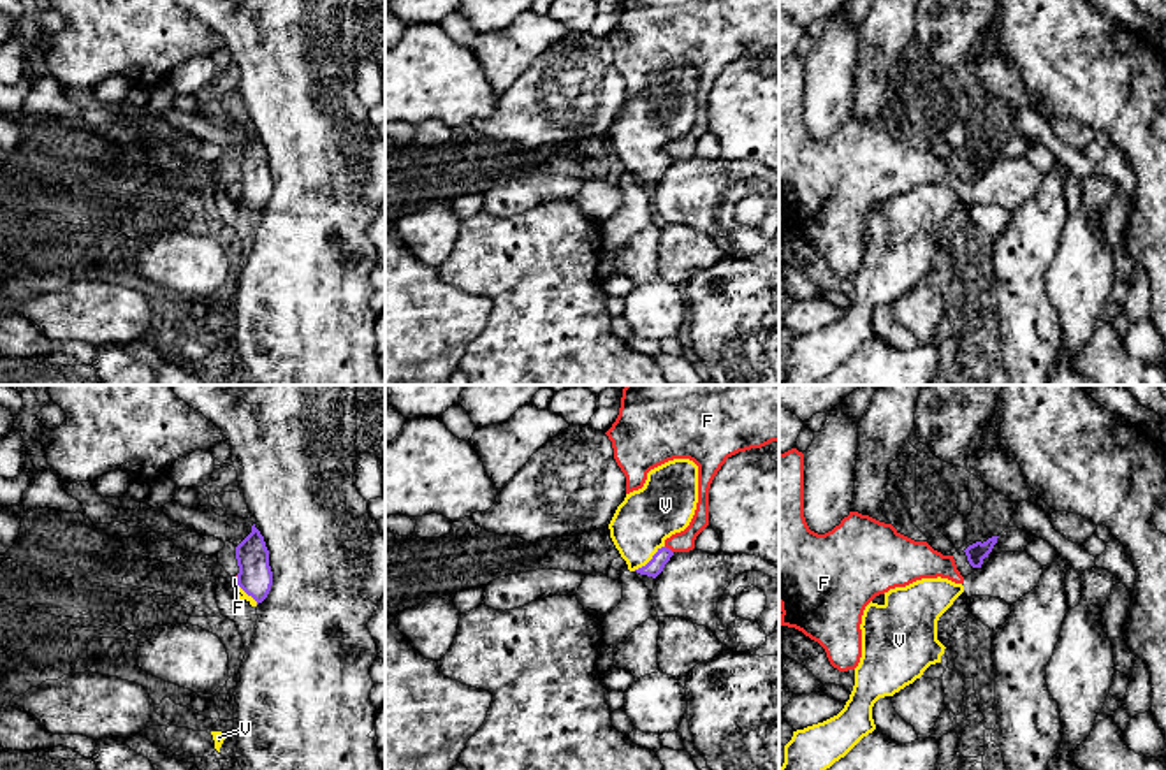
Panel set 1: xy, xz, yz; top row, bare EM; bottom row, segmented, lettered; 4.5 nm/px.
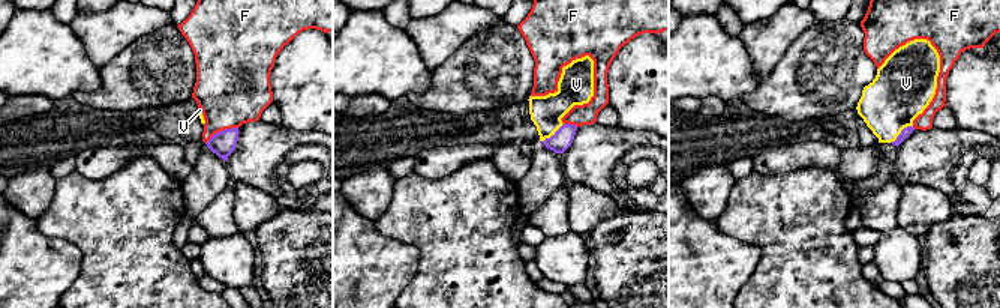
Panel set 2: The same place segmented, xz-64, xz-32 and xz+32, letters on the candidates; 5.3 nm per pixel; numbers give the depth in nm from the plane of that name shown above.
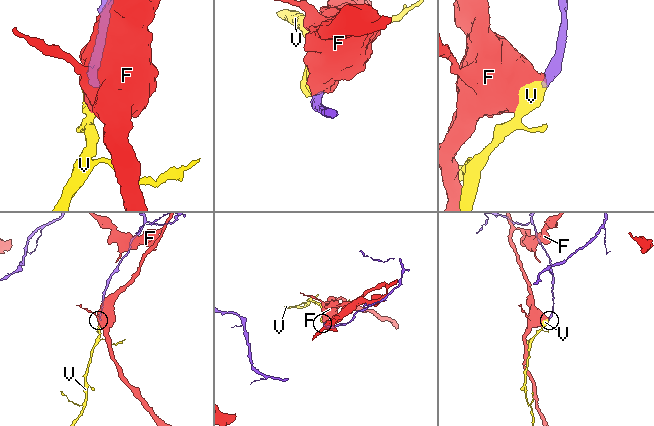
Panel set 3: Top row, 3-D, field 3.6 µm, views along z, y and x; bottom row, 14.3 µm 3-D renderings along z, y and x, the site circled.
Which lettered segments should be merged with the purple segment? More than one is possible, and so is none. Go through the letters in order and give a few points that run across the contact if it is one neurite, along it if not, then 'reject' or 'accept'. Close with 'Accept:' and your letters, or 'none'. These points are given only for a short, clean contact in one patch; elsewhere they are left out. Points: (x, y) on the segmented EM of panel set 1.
F: xz (665, 545), (672, 552) | reject
V: xz (655, 566), (649, 561), (641, 544), (641, 524) | accept
Accept: V

